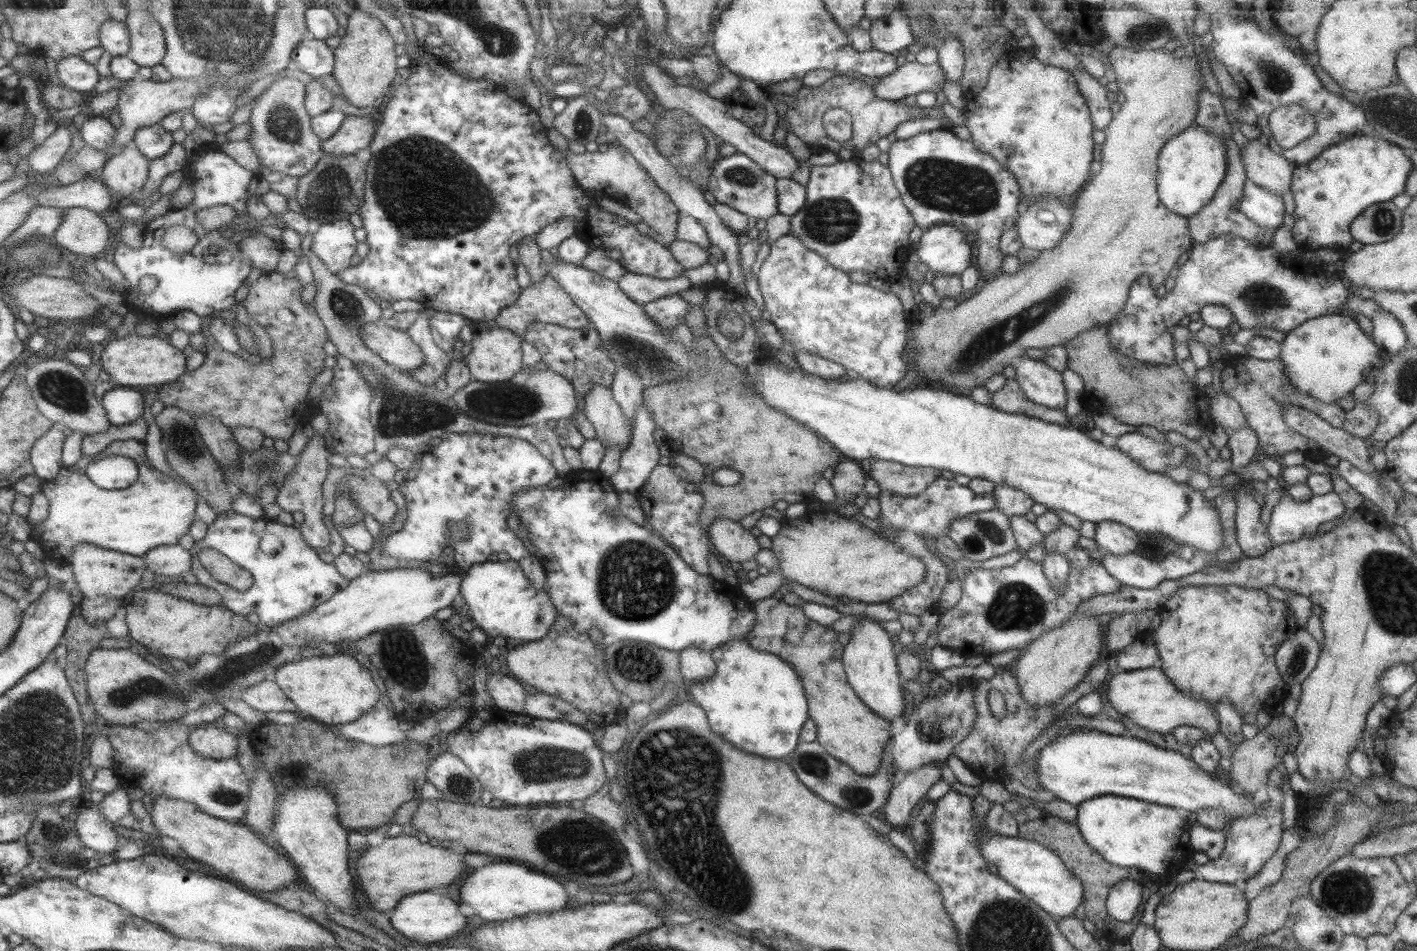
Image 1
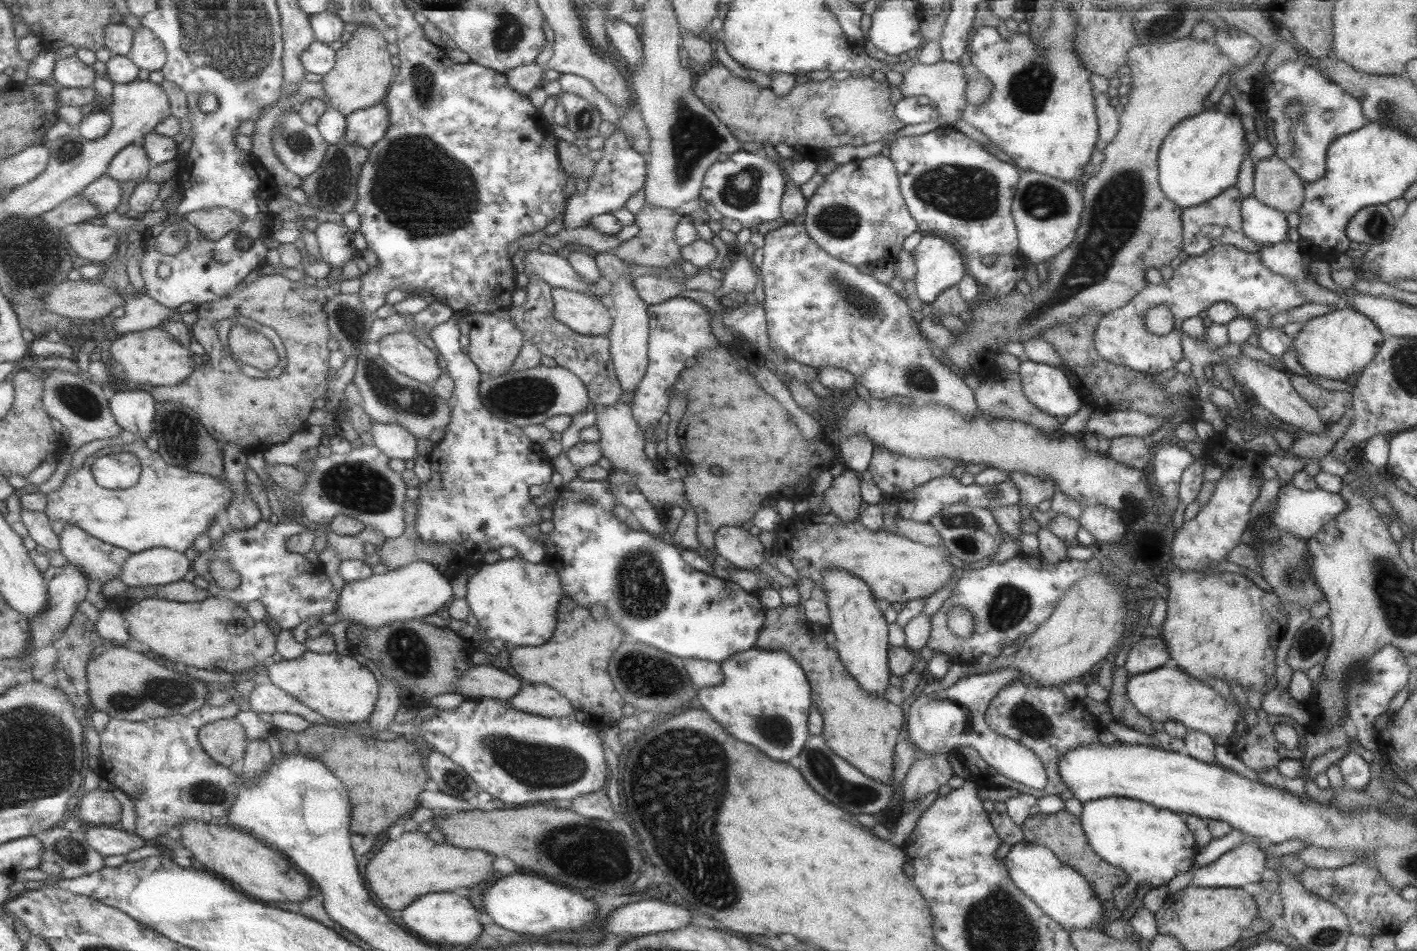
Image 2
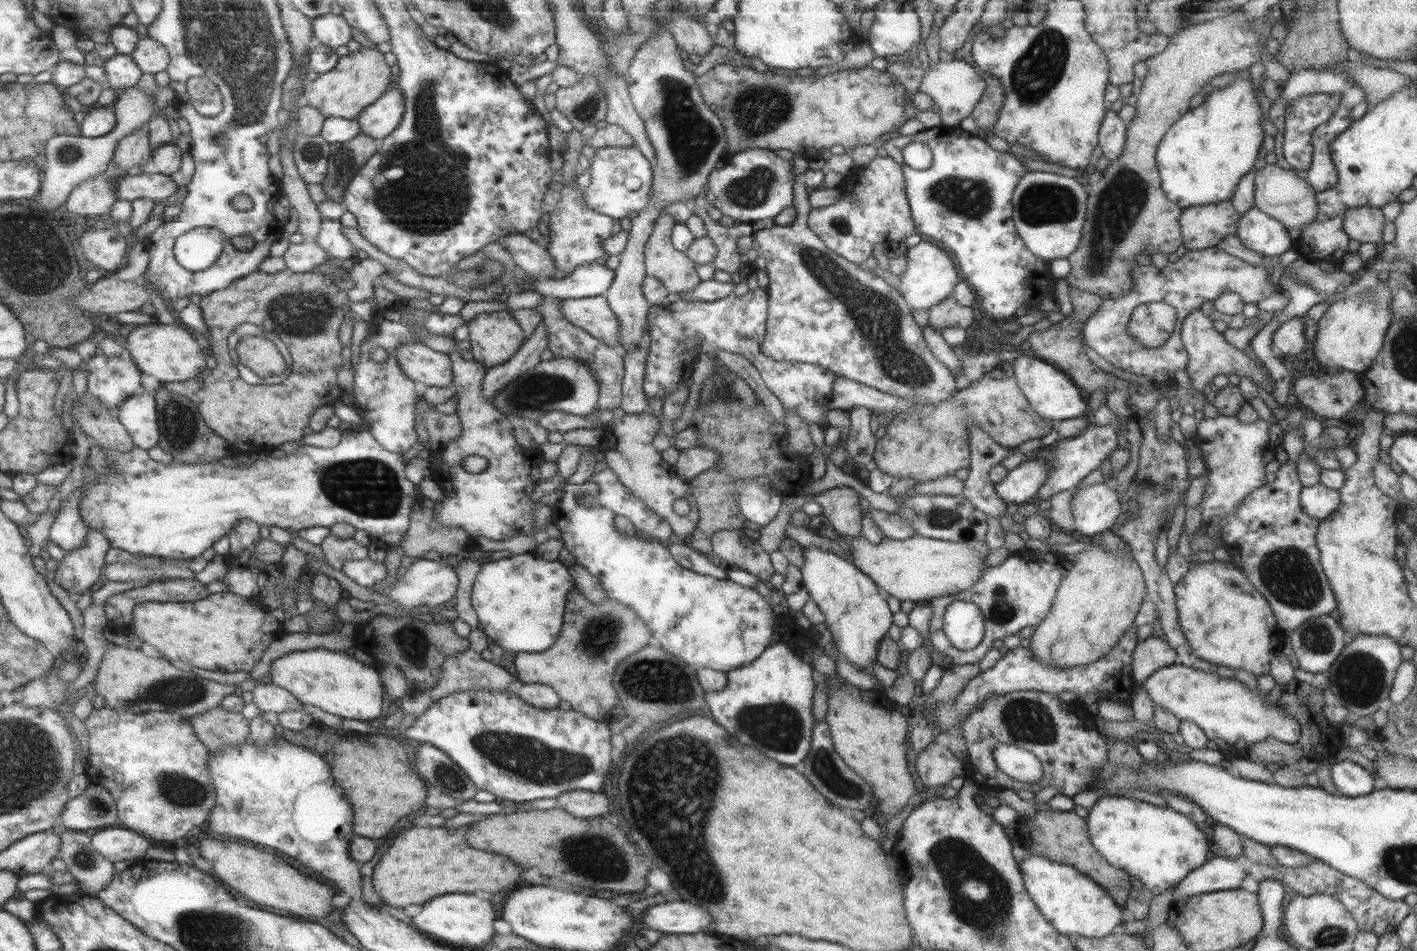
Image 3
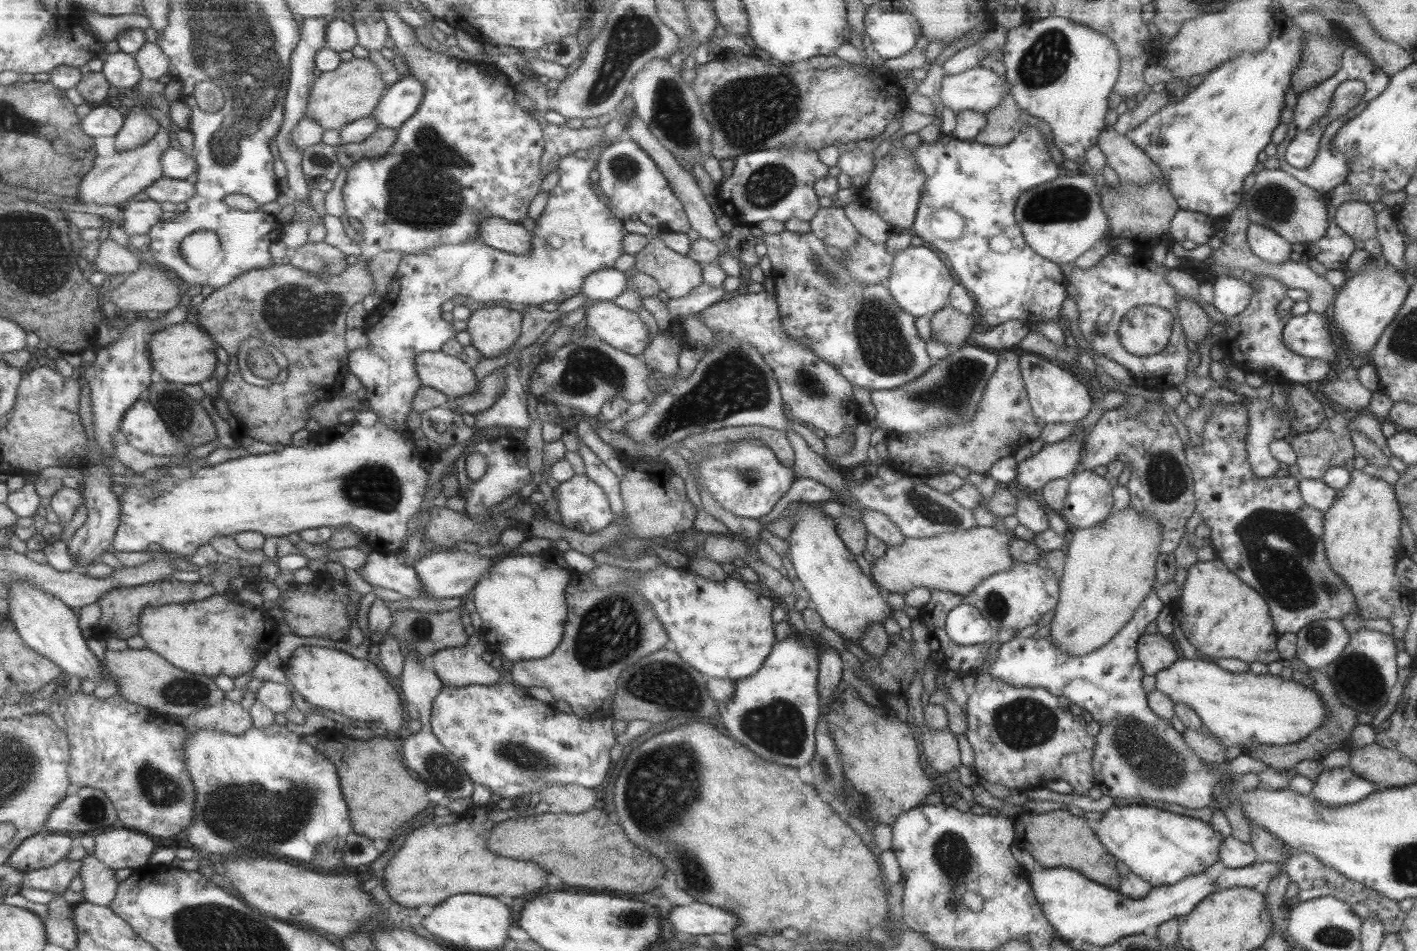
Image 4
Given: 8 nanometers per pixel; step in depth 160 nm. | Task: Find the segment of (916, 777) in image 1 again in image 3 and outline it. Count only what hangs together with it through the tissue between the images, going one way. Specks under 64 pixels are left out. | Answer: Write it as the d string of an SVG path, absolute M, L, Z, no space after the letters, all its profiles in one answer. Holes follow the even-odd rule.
M930 743L915 759L917 780L924 787L948 786L953 777L964 777L963 763L955 759L949 748Z

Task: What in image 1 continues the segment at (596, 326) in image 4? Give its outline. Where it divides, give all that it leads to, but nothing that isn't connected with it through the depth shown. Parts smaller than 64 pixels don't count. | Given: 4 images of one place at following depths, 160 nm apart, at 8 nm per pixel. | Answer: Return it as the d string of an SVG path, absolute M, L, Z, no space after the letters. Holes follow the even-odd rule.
M543 276L539 282L531 283L527 288L520 290L520 297L517 297L514 304L500 310L493 320L471 322L474 329L503 328L521 337L531 322L549 323L564 327L568 332L573 329L585 328L589 324L586 316L579 311L579 308L571 301L571 298L557 285L551 276Z

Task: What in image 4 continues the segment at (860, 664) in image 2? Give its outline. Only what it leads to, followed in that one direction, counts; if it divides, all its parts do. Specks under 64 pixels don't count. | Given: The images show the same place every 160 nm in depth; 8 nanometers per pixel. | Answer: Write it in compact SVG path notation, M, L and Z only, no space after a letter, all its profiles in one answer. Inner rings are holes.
M798 502L792 505L787 513L792 516L794 525L787 539L786 552L792 562L792 567L798 578L808 592L808 604L815 609L821 617L823 624L836 632L842 639L857 643L864 635L864 630L872 622L884 622L892 613L885 598L877 592L871 579L861 573L859 566L855 563L854 556L843 545L834 529L836 519L830 518L820 511L819 503Z

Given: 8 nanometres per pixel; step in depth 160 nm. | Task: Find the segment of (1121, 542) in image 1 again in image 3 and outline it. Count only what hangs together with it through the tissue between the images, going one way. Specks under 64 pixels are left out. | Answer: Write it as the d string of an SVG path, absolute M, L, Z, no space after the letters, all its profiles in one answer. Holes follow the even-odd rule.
M1103 482L1077 488L1070 507L1074 530L1084 537L1099 537L1101 532L1113 526L1121 512L1118 493Z

